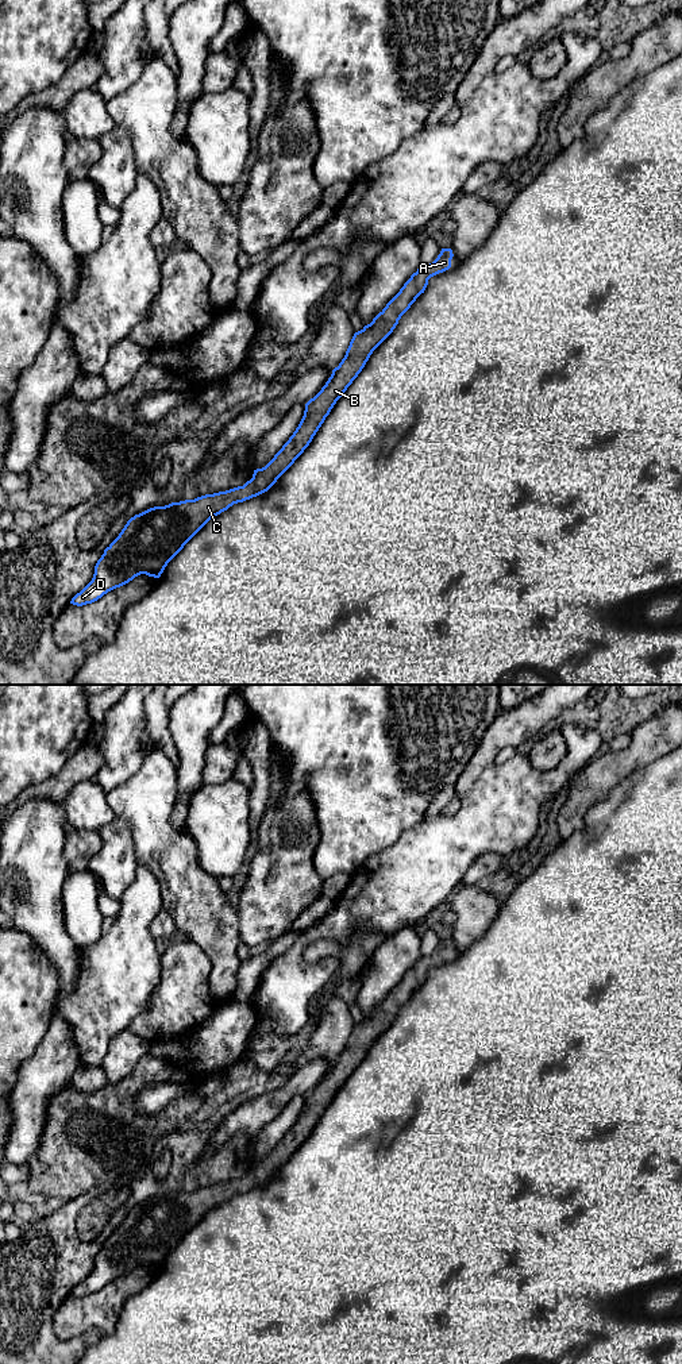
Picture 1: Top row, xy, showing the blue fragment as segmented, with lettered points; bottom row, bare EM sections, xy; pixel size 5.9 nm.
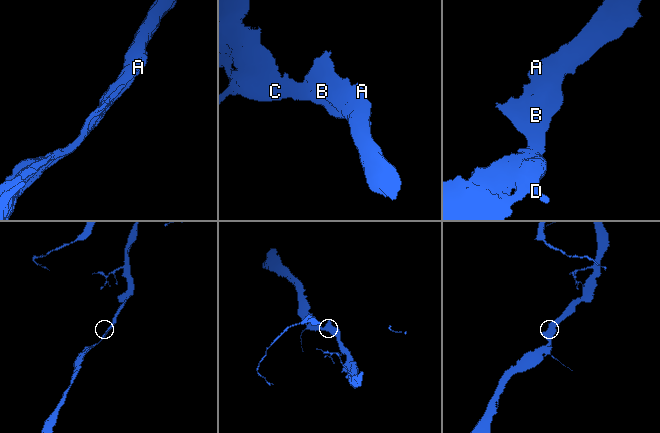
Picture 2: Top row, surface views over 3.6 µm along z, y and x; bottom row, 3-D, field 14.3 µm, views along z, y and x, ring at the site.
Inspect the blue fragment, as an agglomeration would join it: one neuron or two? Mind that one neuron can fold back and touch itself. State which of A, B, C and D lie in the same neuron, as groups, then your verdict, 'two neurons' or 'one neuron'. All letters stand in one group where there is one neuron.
A B C D; one neuron

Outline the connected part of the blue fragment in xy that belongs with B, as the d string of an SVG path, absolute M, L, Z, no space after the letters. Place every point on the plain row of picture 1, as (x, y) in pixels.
M442 940L432 955L421 956L417 963L411 967L400 983L370 1016L354 1025L339 1057L332 1061L331 1068L321 1082L305 1095L304 1107L293 1126L265 1159L254 1161L250 1172L243 1178L226 1183L205 1186L194 1191L172 1194L165 1198L154 1198L131 1209L119 1228L104 1241L104 1245L97 1252L92 1272L72 1290L70 1295L77 1298L92 1295L108 1283L128 1275L140 1265L159 1269L167 1255L212 1209L227 1202L234 1195L243 1194L267 1183L309 1137L336 1093L362 1063L373 1043L393 1024L401 1007L411 999L416 990L424 985L428 971L451 959L452 948L451 940Z

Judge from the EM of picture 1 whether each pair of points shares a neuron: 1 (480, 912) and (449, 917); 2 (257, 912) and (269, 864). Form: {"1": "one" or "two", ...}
{"1": "two", "2": "one"}

